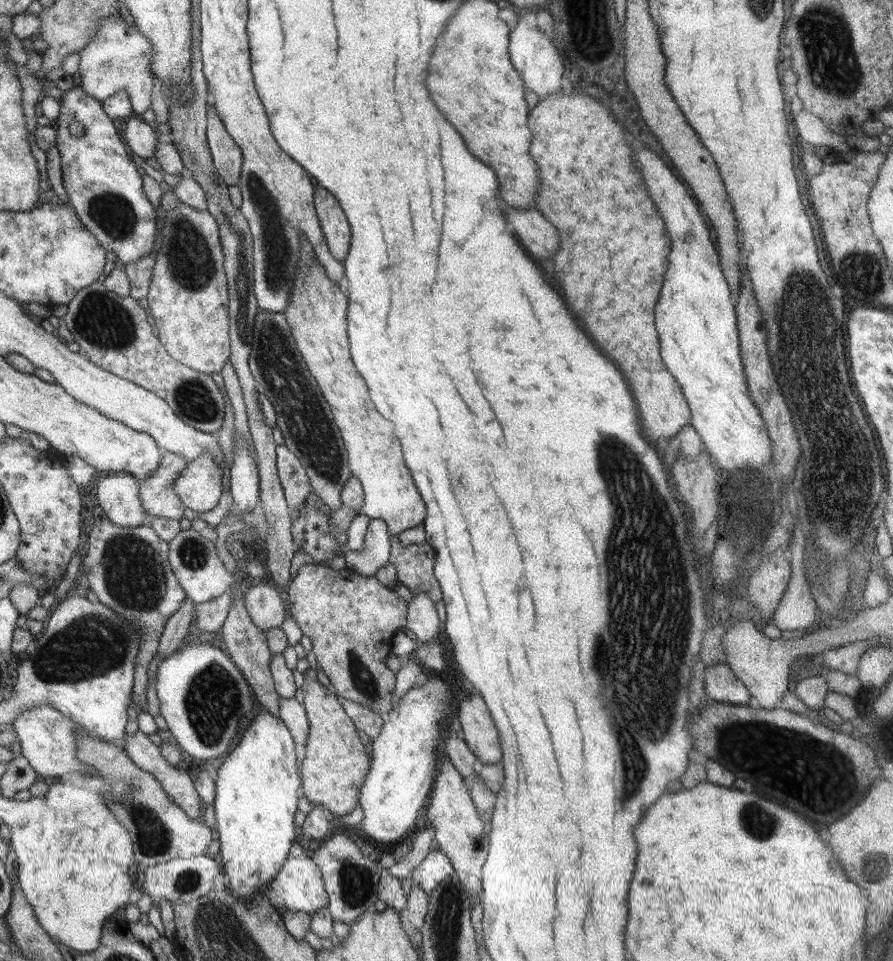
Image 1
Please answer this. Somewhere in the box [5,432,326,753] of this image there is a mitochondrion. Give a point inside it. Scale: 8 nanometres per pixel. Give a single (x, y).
(88, 646)

